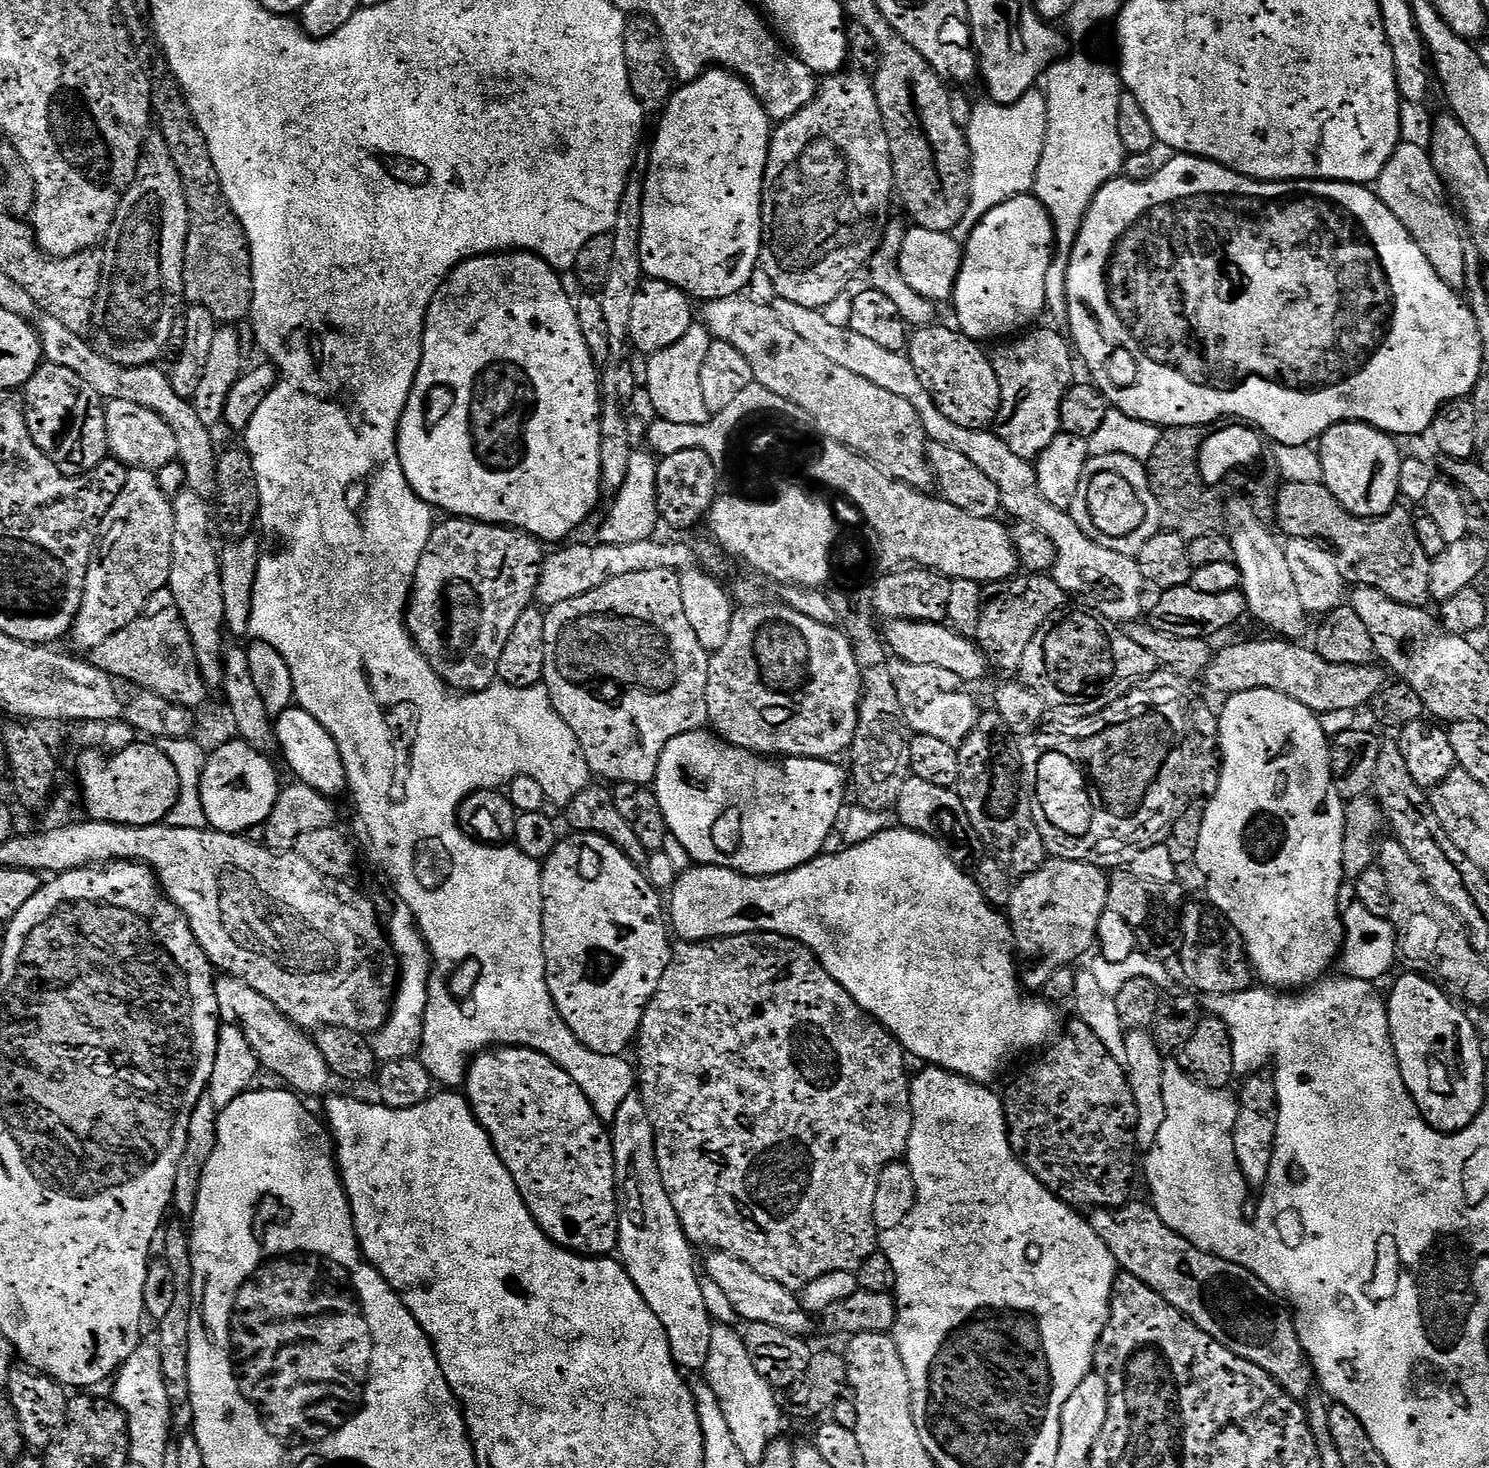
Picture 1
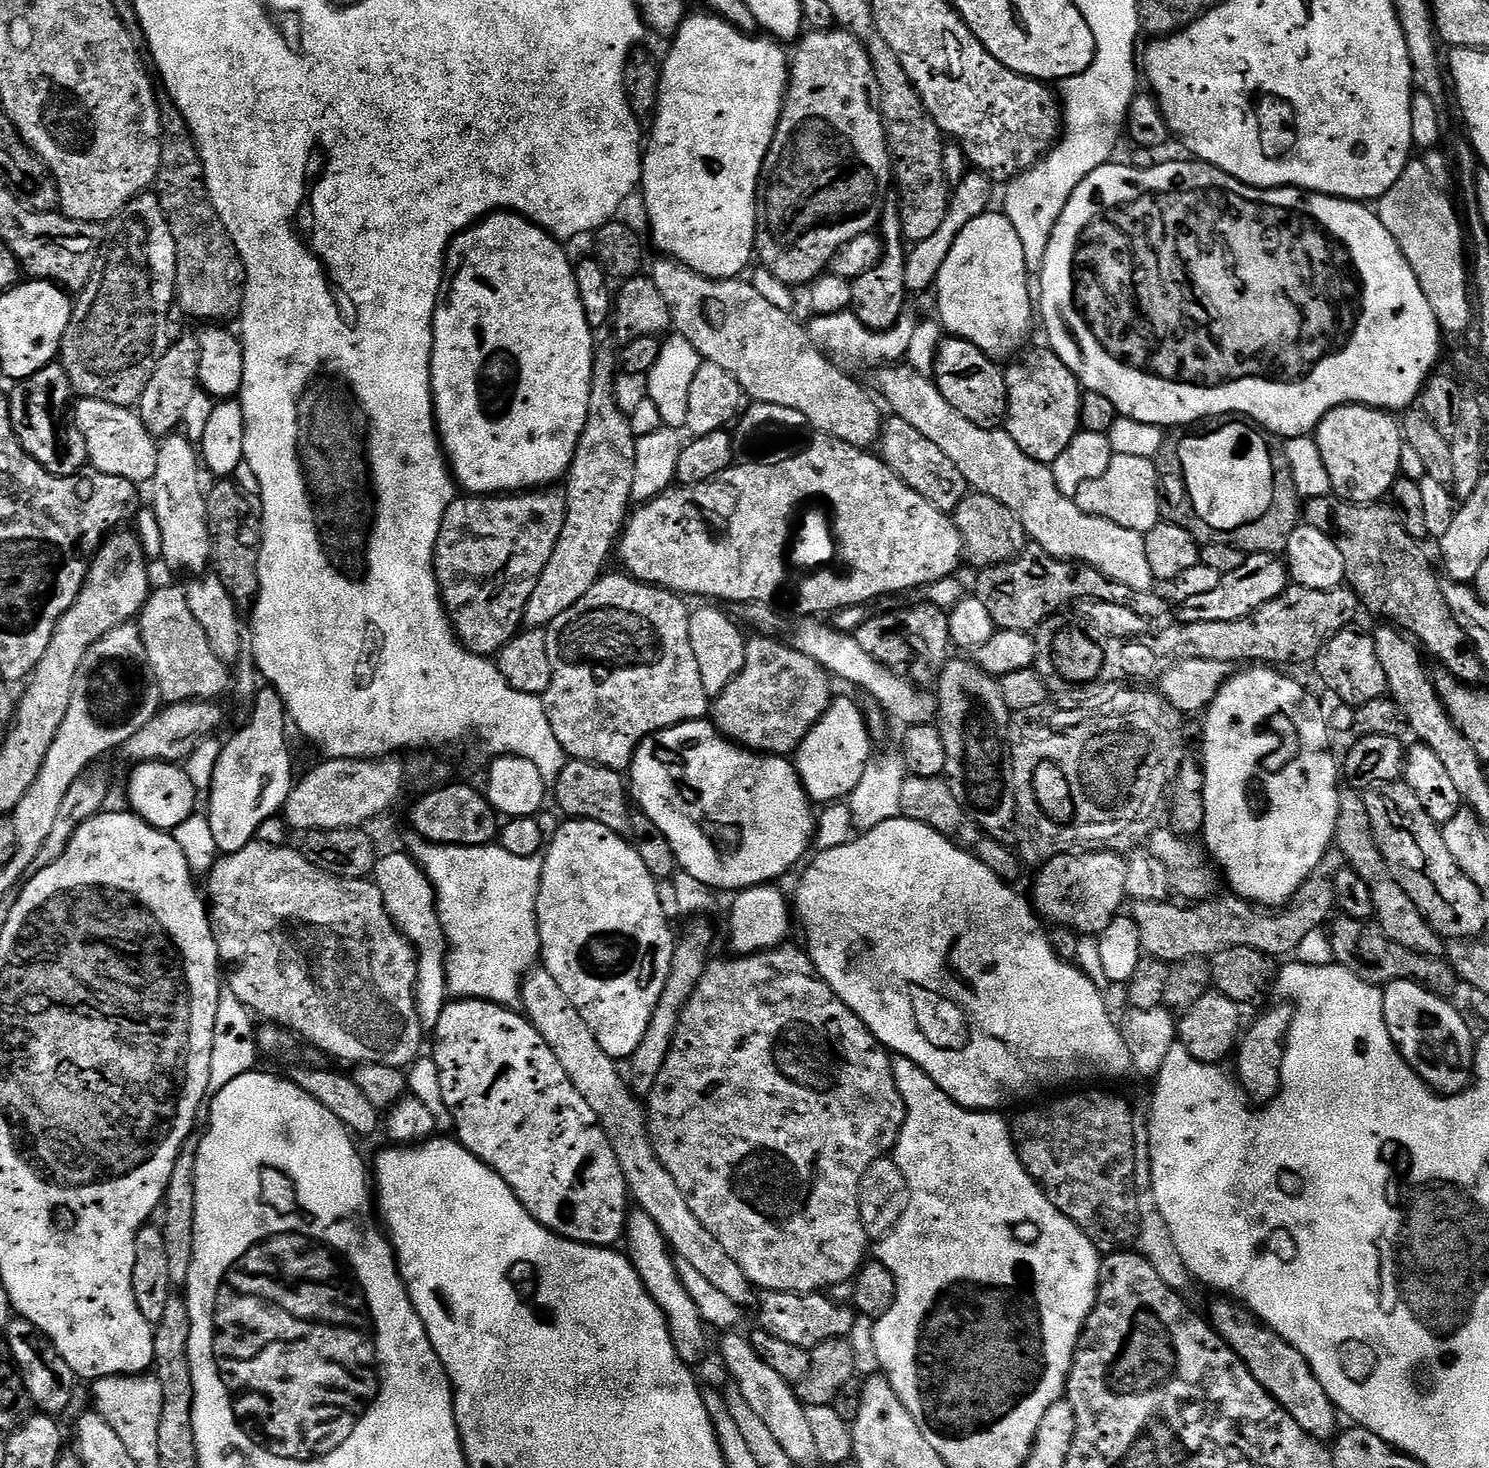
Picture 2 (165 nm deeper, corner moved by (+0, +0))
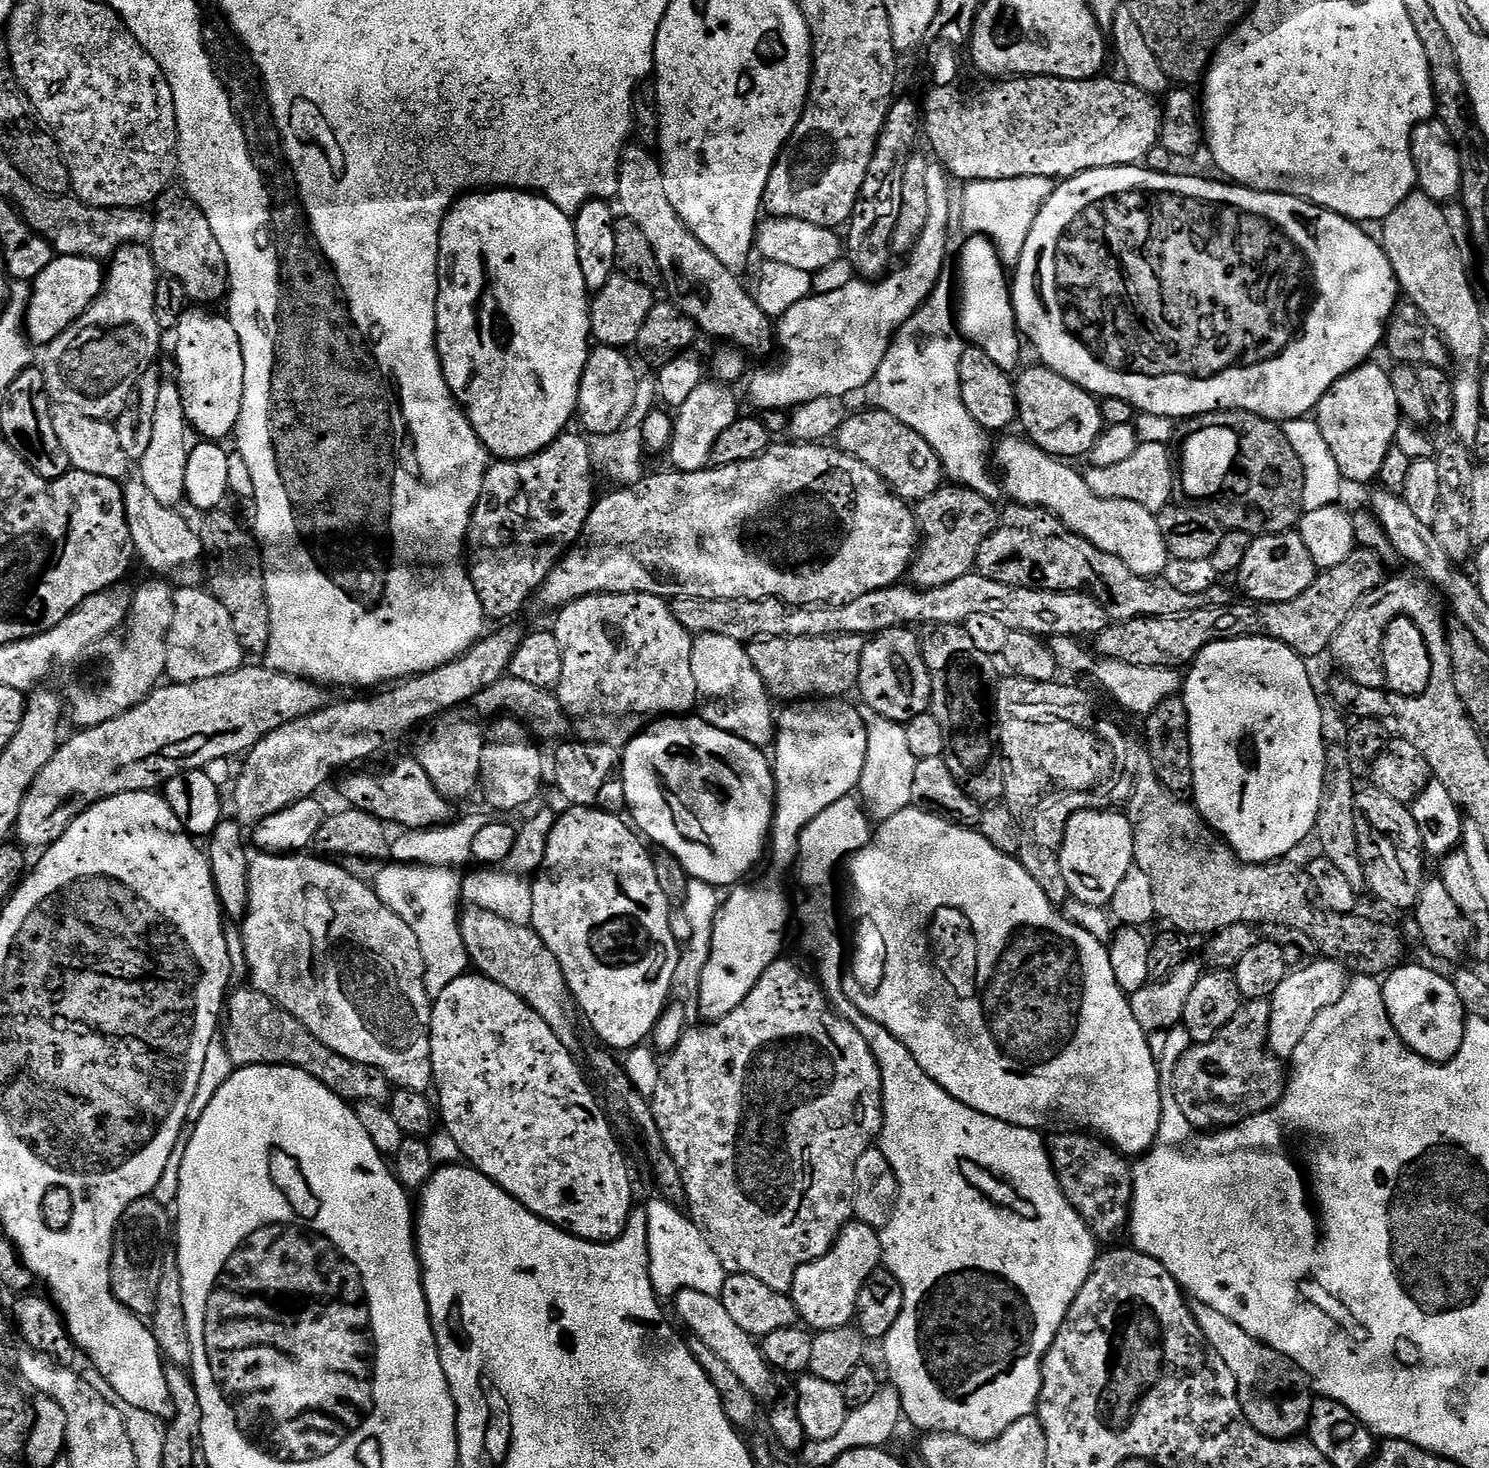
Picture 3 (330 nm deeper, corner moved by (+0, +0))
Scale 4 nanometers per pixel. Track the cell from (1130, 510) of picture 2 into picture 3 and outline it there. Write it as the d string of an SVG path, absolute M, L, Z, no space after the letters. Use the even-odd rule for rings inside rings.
M1140 444L1130 454L1130 458L1117 462L1115 466L1105 468L1089 467L1083 473L1086 486L1094 490L1104 500L1125 500L1126 502L1138 502L1138 506L1146 506L1146 510L1160 513L1173 503L1174 480L1174 456L1170 453L1167 444Z

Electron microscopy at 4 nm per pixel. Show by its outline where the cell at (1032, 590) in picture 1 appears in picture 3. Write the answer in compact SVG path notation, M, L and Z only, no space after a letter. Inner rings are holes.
M1015 502L1007 505L1009 508L999 513L996 529L982 542L978 550L975 571L981 576L990 578L994 582L1002 582L1010 586L1019 588L1041 588L1051 592L1079 592L1081 590L1093 596L1103 608L1108 609L1109 617L1113 621L1123 622L1125 620L1137 620L1140 616L1155 616L1157 618L1167 618L1177 616L1179 612L1189 612L1199 608L1207 608L1208 605L1226 606L1230 603L1230 596L1223 588L1223 583L1217 582L1210 590L1202 594L1181 594L1179 590L1174 590L1162 578L1149 578L1139 576L1122 562L1122 558L1114 558L1098 546L1094 546L1086 538L1074 534L1067 526L1054 514L1050 514L1044 508L1035 508Z

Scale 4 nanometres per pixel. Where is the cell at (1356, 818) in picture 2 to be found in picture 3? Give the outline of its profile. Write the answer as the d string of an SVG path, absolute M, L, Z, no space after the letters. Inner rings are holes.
M1338 742L1329 747L1324 754L1324 785L1322 786L1322 802L1318 806L1316 831L1314 840L1320 843L1323 859L1334 862L1338 870L1357 890L1365 887L1364 867L1360 861L1360 851L1356 841L1356 819L1354 818L1354 802L1358 791L1357 777L1352 776L1347 750L1343 743Z

